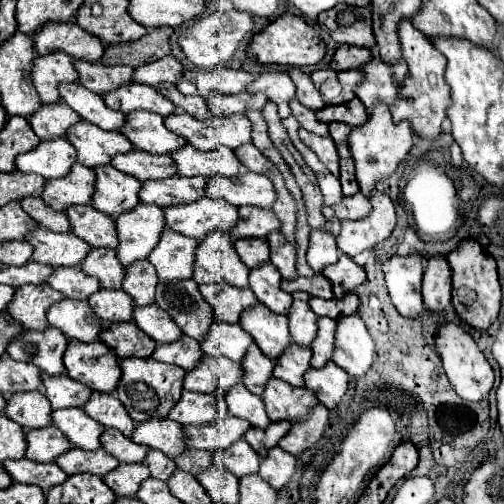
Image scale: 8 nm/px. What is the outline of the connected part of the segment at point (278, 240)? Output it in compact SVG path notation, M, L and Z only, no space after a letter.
M274 231L268 239L270 243L270 263L280 271L280 275L288 281L296 279L296 247L284 239L282 233Z

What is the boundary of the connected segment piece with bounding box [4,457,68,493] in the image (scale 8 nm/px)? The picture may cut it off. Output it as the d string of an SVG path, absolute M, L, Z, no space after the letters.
M26 457L24 459L18 459L18 461L4 463L4 469L8 471L8 475L14 481L24 483L24 485L36 485L44 493L50 491L56 485L62 485L66 481L66 477L68 477L54 463L50 463L50 465L46 465L46 463L34 463L30 459L26 459Z

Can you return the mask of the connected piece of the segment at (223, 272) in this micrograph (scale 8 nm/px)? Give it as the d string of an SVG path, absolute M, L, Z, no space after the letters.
M212 231L206 235L206 241L198 245L196 263L194 263L194 281L196 283L216 283L228 281L234 287L248 289L250 269L240 261L234 243L222 231Z

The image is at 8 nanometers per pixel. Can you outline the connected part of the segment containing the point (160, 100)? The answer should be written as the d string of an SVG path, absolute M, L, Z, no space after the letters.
M136 81L128 83L126 87L120 87L118 91L110 91L104 95L106 105L110 105L116 111L122 113L134 113L134 111L152 111L162 117L170 117L176 107L170 103L164 95L160 95L154 87L150 85L140 85Z

